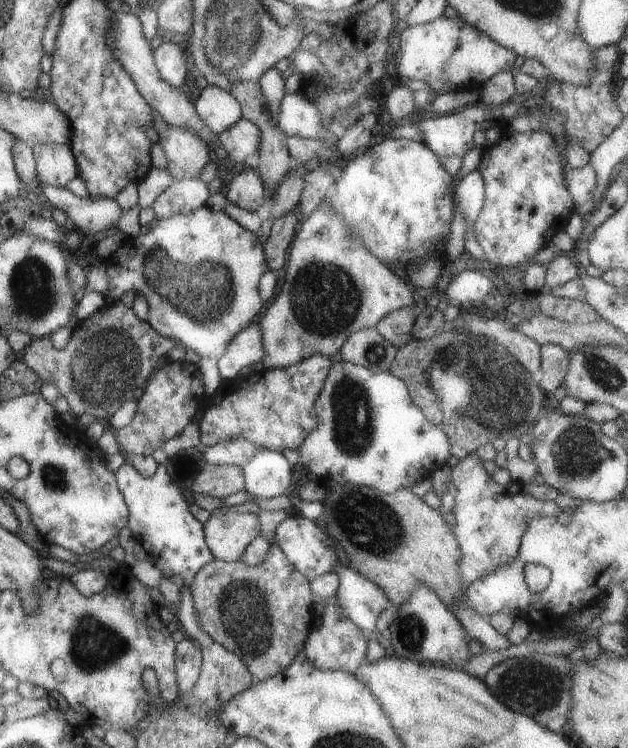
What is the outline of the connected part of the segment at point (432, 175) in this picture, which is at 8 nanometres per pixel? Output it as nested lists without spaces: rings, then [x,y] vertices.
[[[386,139],[377,141],[359,152],[342,168],[341,176],[333,183],[323,202],[337,215],[352,232],[352,235],[370,252],[383,262],[397,262],[405,270],[407,262],[436,256],[444,250],[449,237],[449,224],[453,218],[454,200],[449,184],[450,176],[437,160],[437,152],[425,144],[411,139]]]

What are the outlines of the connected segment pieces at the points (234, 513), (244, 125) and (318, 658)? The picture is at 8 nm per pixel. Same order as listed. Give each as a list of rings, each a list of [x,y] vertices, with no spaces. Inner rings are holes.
[[[223,509],[211,513],[202,524],[202,533],[213,559],[239,561],[246,546],[260,536],[257,510]]]
[[[241,117],[237,123],[218,135],[218,141],[231,162],[252,162],[260,143],[259,129],[251,121]]]
[[[329,597],[323,602],[323,611],[319,614],[319,626],[308,632],[301,651],[313,668],[324,671],[343,671],[352,675],[364,660],[368,636],[344,615],[335,598]]]

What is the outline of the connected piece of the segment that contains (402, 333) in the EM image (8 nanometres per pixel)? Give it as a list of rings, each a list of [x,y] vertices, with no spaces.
[[[415,307],[398,308],[382,316],[375,324],[379,336],[393,344],[395,348],[402,347],[412,338],[411,329],[417,315]]]

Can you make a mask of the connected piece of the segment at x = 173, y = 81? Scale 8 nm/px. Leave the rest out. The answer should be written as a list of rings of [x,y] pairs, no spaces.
[[[163,42],[153,49],[154,65],[159,78],[175,88],[186,85],[188,66],[185,50],[177,43]]]

